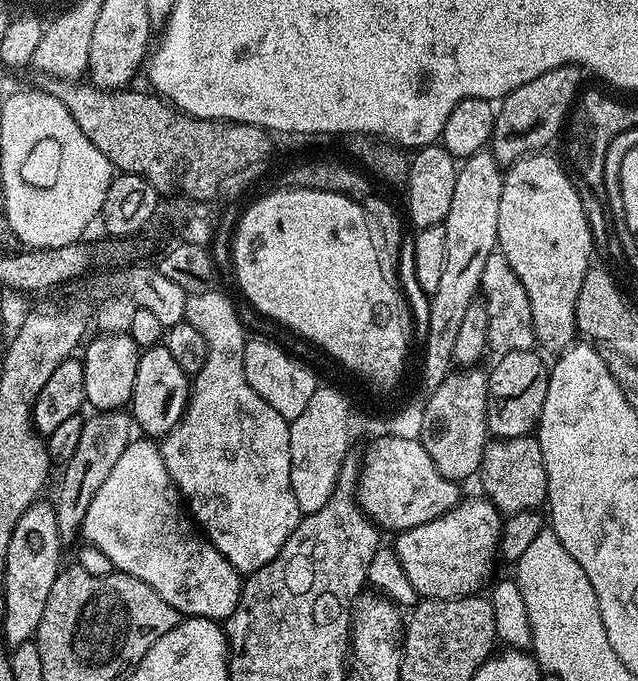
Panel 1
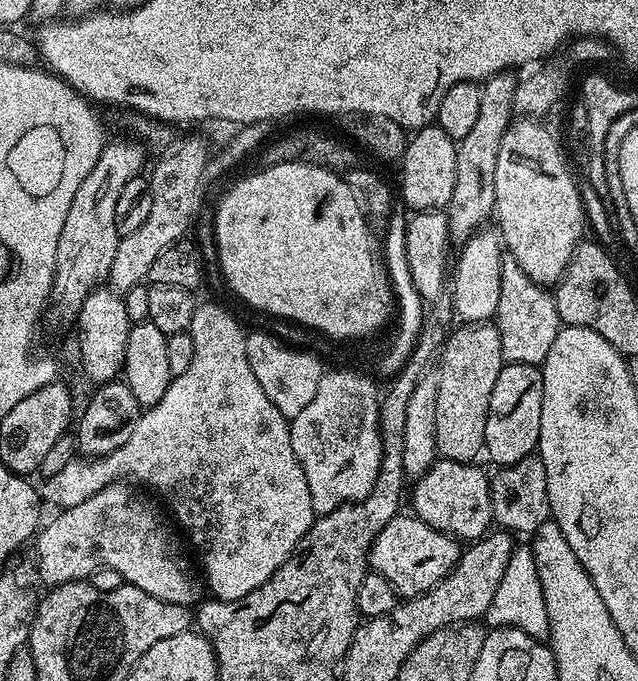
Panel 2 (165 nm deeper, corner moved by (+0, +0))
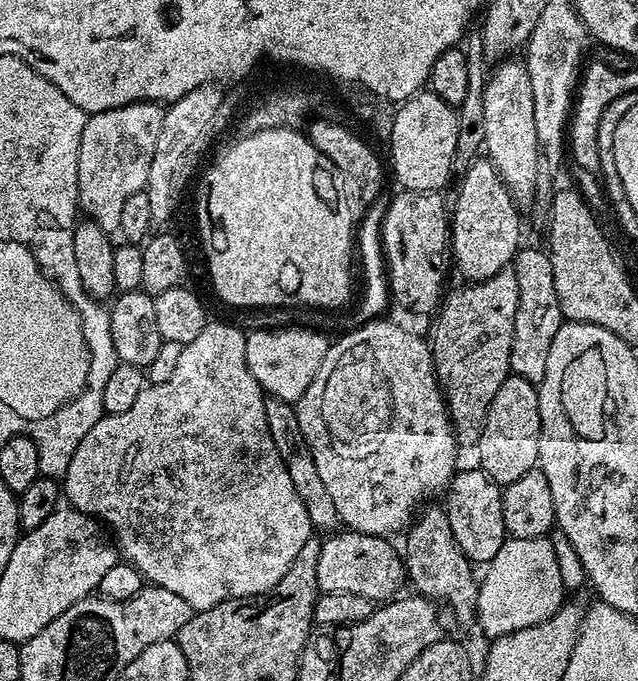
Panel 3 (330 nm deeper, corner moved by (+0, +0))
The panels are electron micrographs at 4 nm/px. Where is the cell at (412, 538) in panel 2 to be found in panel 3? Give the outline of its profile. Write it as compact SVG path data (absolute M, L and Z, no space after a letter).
M351 530L340 531L329 535L321 543L319 554L314 557L317 589L321 593L362 594L362 598L370 598L374 602L393 599L401 591L400 583L405 583L406 580L404 561L397 545L395 548L387 535L373 536Z

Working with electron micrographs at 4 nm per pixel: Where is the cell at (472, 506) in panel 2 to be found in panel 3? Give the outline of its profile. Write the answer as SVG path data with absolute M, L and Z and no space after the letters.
M473 466L465 472L457 471L446 488L448 504L446 511L450 518L450 530L460 549L467 554L473 565L485 566L501 549L505 540L504 515L502 514L502 488L496 484L483 468Z

